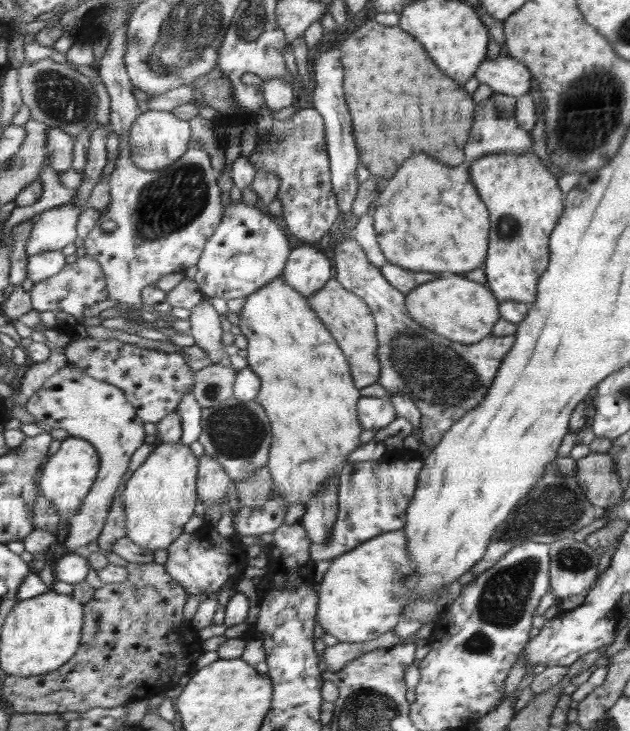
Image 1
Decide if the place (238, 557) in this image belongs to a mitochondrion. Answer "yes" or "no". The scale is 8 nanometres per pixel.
no

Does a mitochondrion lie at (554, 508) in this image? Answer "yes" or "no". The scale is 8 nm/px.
yes

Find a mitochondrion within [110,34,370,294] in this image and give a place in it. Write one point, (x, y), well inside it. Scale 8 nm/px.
(170, 203)

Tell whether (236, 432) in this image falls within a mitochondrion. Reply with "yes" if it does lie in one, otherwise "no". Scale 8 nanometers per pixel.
yes

